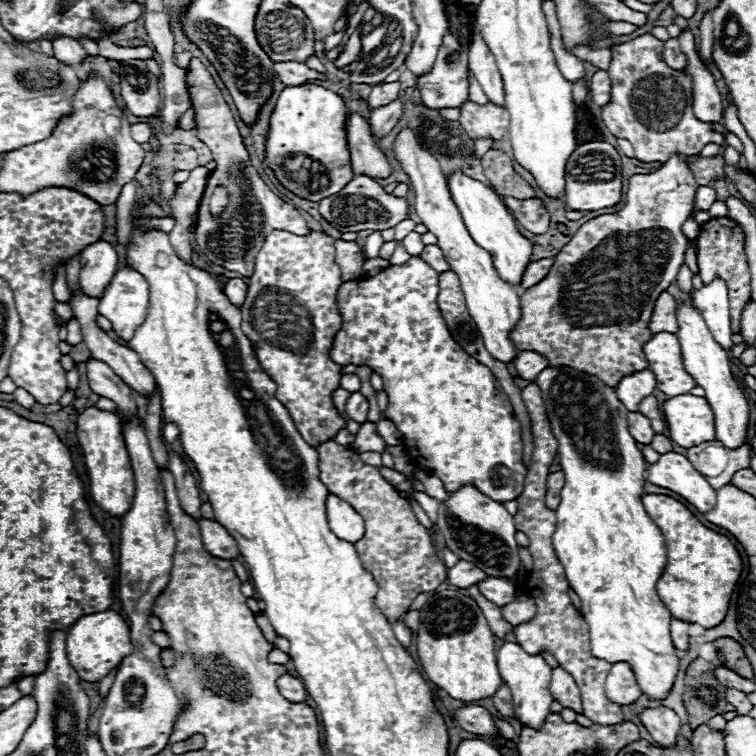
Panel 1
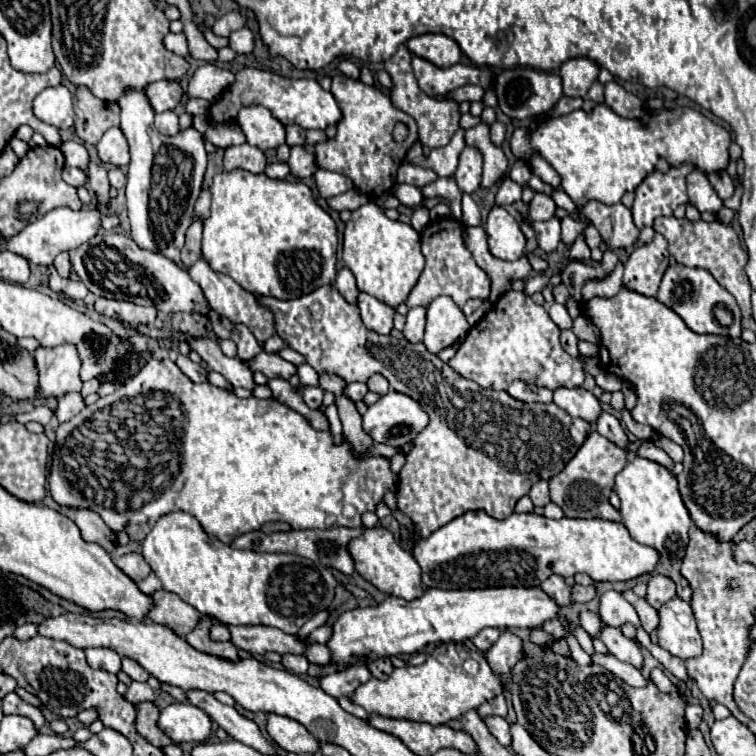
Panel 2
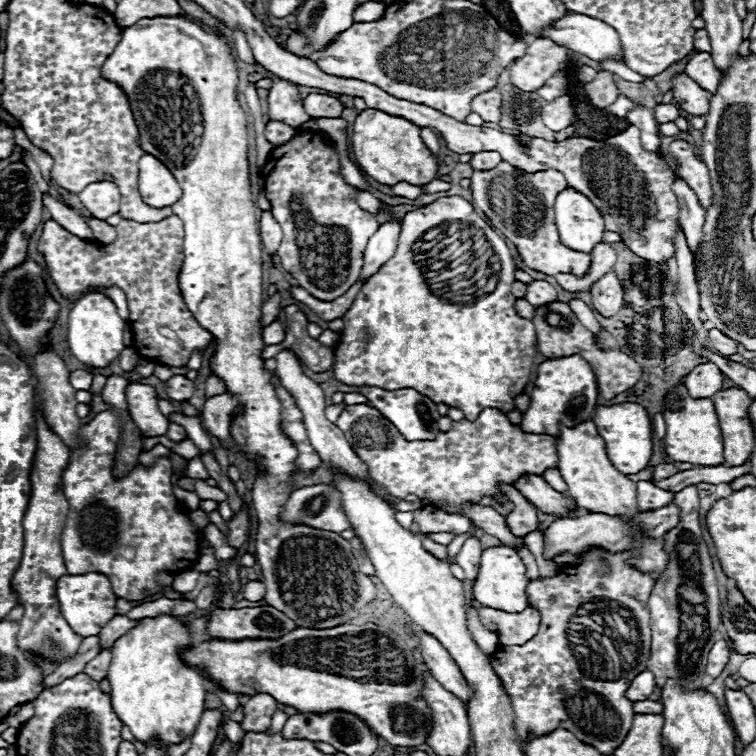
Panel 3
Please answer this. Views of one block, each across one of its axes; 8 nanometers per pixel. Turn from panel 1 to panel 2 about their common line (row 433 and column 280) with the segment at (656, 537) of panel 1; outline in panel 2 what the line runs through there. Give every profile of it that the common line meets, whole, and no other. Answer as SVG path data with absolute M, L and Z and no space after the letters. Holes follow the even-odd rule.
M170 512L160 516L142 542L142 556L162 580L164 590L178 594L198 612L208 614L228 626L264 624L280 628L286 634L296 634L314 614L328 608L334 600L336 578L332 576L330 568L296 554L260 554L252 550L236 550L204 532L200 522L188 512Z

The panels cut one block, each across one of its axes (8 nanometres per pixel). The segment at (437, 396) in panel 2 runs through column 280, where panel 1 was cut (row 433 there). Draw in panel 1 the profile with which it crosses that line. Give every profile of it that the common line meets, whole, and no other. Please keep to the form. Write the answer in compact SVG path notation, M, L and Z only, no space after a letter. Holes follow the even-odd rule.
M274 230L266 236L266 242L256 256L256 270L250 278L246 302L240 310L242 330L250 338L262 370L276 380L276 398L288 408L298 432L312 446L332 440L342 428L346 428L346 418L338 414L332 402L332 392L340 388L342 366L330 358L336 332L342 328L342 316L336 302L340 286L342 278L334 262L332 236L328 236L324 230L310 230L304 236Z

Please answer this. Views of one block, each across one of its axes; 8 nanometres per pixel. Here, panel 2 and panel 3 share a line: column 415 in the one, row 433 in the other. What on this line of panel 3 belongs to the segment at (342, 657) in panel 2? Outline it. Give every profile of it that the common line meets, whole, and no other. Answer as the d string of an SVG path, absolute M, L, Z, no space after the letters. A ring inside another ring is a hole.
M622 402L622 404L612 404L612 406L600 406L592 420L594 420L600 436L606 442L606 452L608 452L610 462L622 474L636 474L650 464L652 448L654 448L652 424L650 424L648 412L640 404Z

